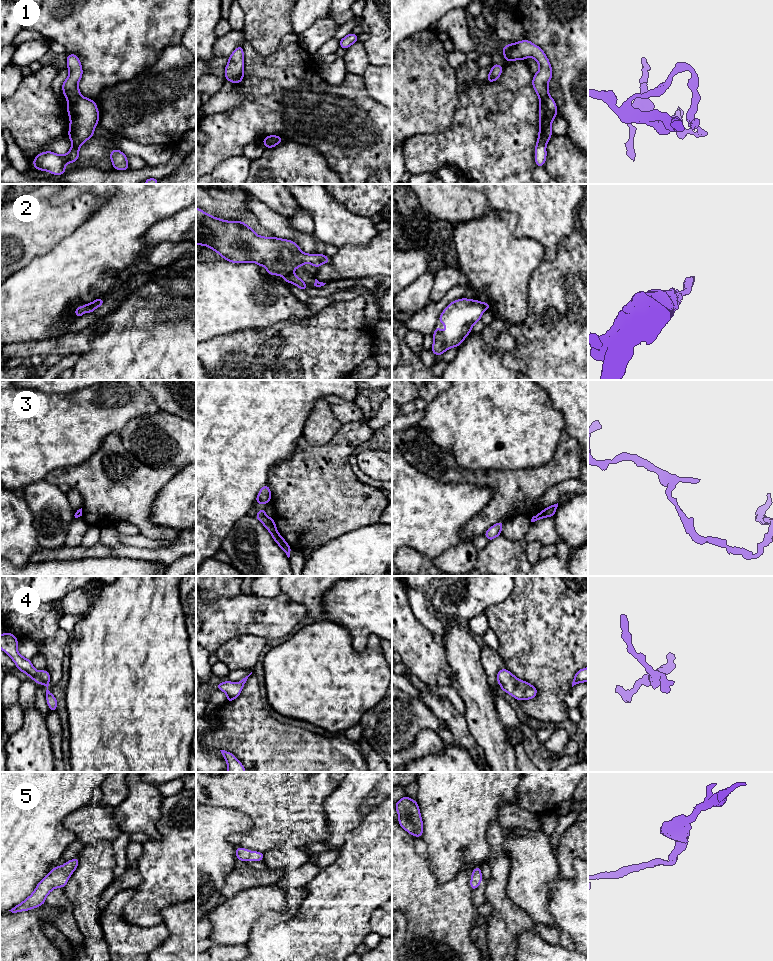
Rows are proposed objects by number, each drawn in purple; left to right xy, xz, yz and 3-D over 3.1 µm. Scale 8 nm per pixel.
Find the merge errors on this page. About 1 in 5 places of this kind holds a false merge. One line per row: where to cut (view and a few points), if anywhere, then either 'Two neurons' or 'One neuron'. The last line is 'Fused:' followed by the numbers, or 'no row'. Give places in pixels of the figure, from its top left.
1: Split along xz (278, 136), (264, 143). Two neurons
2: No split. One neuron
3: Split along yz (541, 511), (546, 516). Two neurons
4: No split. One neuron
5: No split. One neuron
Fused: 1, 3

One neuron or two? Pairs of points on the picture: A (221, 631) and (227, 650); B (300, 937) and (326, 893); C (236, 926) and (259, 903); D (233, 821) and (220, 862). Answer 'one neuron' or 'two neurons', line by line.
A: two neurons
B: one neuron
C: one neuron
D: one neuron

